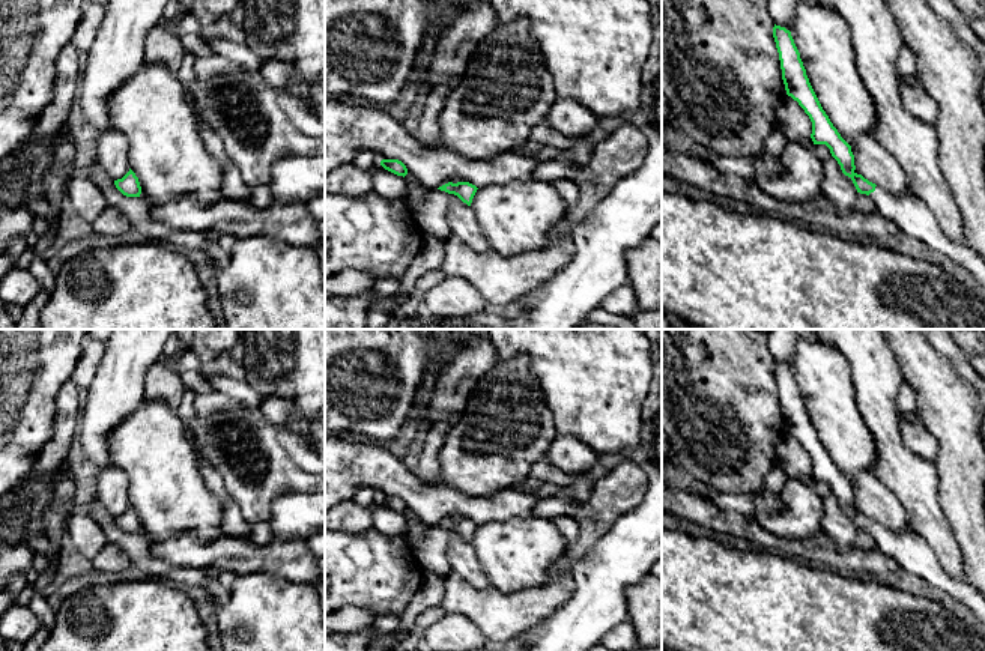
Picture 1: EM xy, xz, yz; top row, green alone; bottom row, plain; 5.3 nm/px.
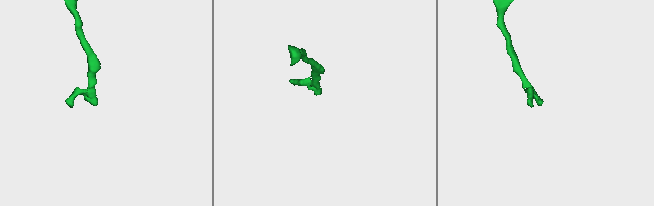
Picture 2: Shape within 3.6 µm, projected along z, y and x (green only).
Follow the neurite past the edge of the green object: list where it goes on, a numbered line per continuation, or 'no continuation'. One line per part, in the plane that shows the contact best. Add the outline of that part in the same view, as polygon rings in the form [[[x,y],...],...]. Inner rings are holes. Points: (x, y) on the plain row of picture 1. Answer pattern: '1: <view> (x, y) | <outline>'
1: yz (912, 552) | [[[875,523],[869,534],[877,547],[895,559],[902,570],[923,577],[934,588],[962,601],[985,622],[985,598],[968,583],[950,577],[934,550],[919,534],[895,534],[881,523]]]

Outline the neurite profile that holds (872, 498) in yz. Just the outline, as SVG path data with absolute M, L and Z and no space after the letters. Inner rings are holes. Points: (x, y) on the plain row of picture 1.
M871 471L860 472L853 481L854 510L887 526L895 534L911 534L907 510L896 493L883 484Z

